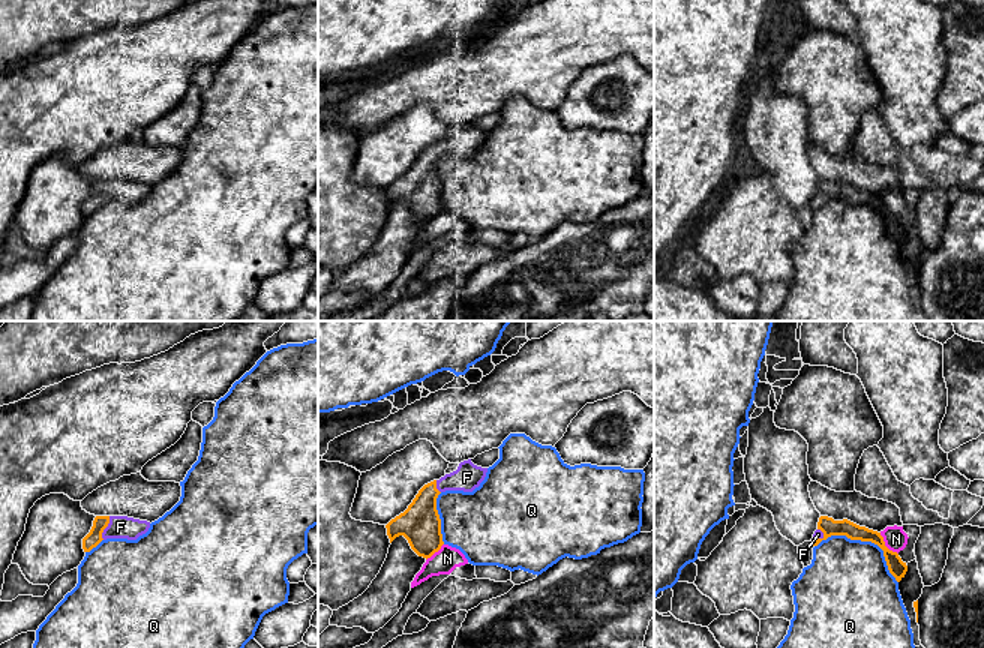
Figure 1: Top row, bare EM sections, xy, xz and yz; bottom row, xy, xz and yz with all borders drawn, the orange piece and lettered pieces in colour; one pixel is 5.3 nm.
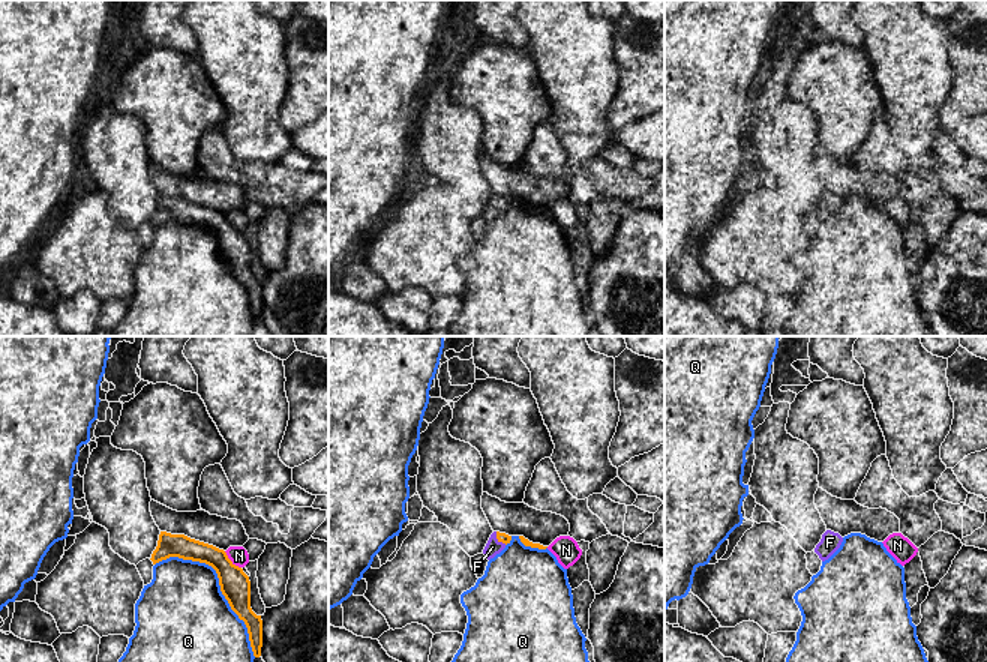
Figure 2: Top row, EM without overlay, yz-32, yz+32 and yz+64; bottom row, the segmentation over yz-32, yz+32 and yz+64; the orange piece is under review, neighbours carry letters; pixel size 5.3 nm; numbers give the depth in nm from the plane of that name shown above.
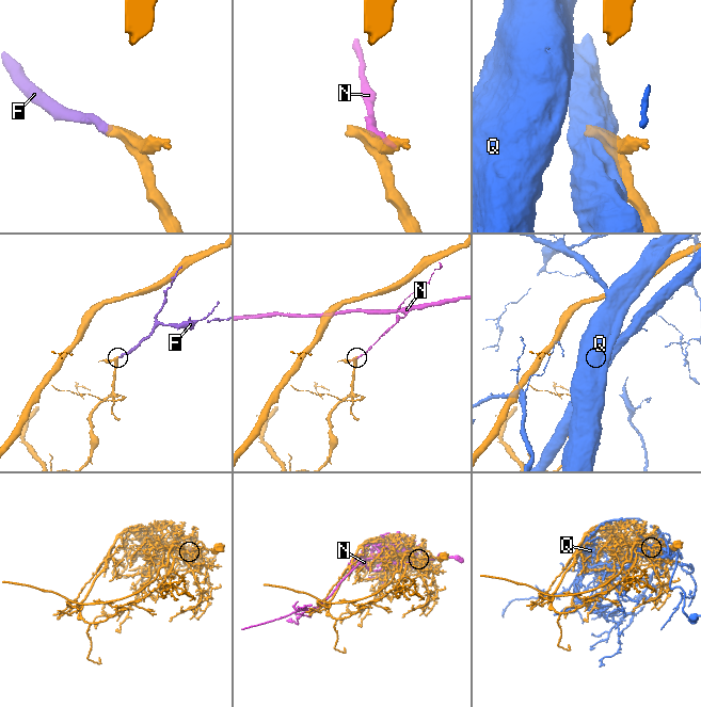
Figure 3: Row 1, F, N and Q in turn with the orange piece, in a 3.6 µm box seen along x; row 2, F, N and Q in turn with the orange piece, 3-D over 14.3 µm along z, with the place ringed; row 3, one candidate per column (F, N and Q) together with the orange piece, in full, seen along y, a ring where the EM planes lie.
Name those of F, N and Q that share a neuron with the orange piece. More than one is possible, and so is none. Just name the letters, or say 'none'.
F

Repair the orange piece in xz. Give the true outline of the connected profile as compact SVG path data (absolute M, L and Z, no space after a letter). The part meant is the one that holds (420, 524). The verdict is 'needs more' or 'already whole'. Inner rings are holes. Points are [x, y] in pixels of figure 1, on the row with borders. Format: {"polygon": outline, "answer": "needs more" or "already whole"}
{"polygon": "M468 459L460 462L456 471L424 484L408 508L386 525L390 543L404 536L418 556L430 558L444 544L436 510L438 495L446 490L472 492L484 480L486 472L488 468L477 466Z", "answer": "needs more"}

